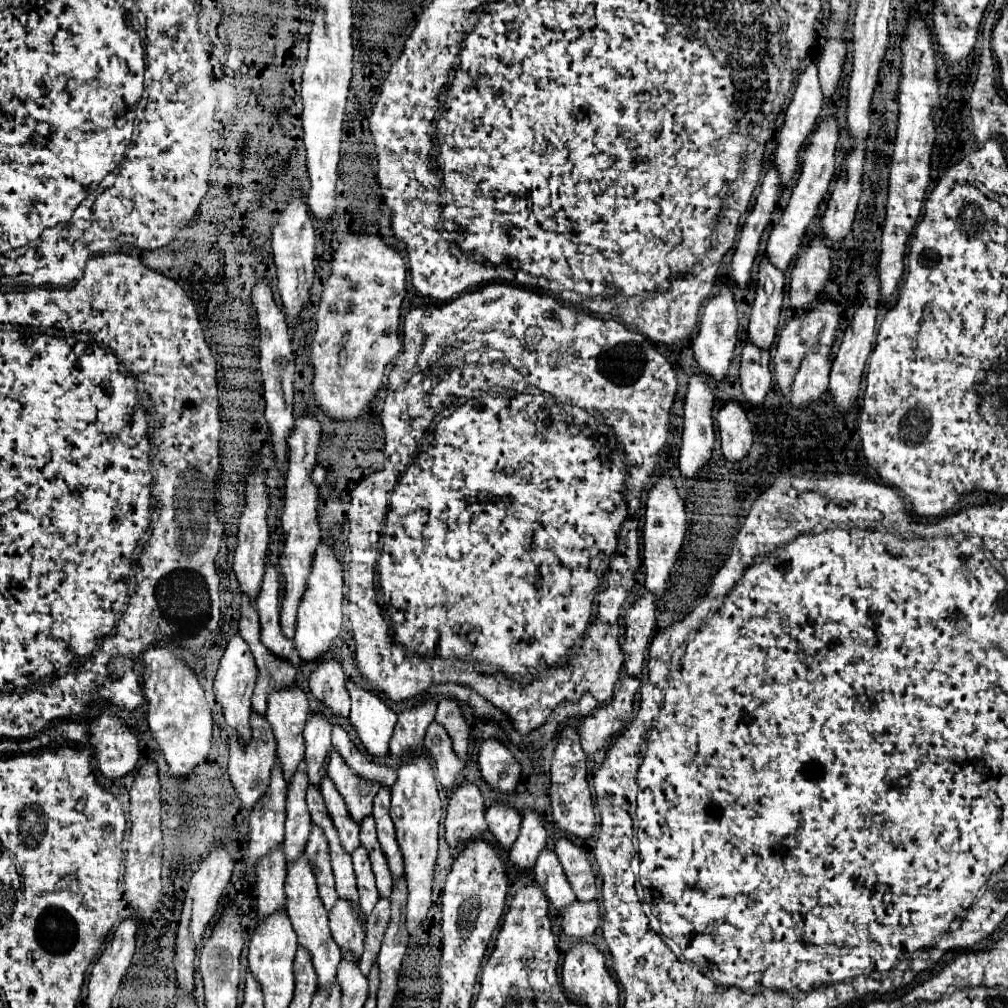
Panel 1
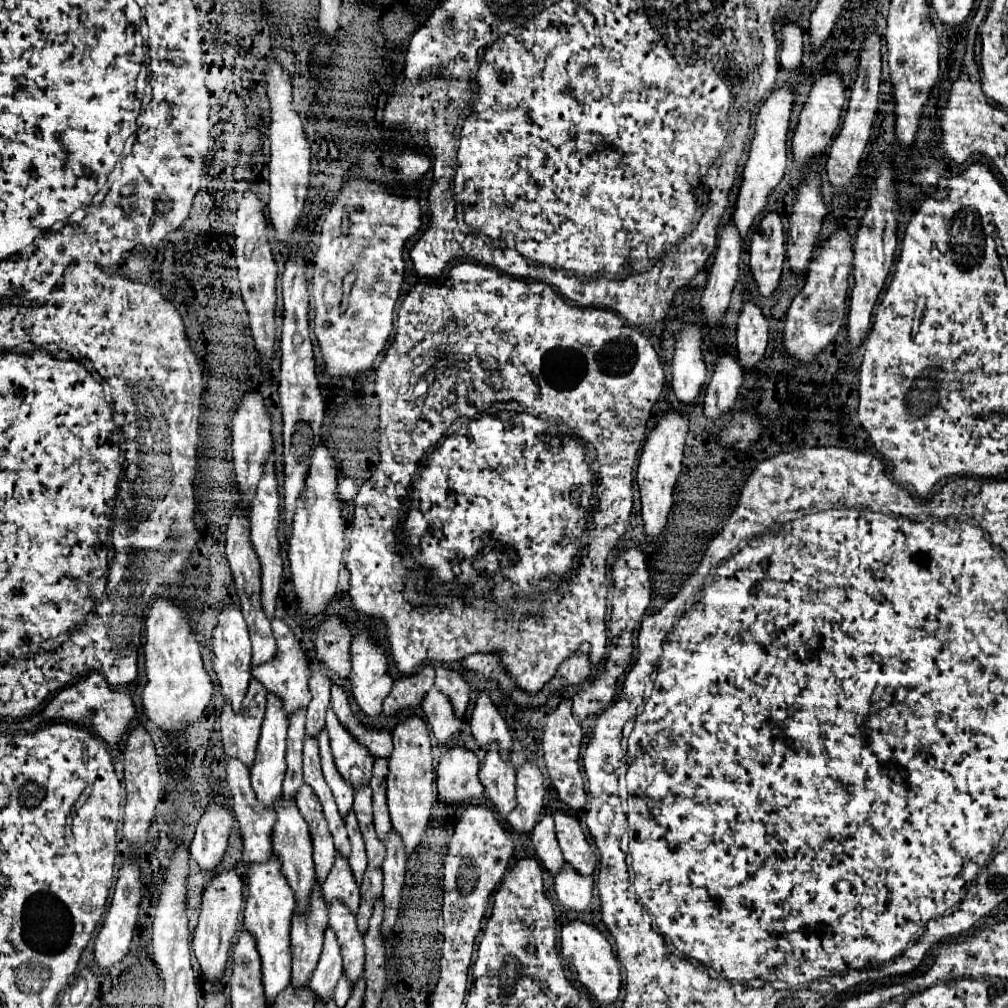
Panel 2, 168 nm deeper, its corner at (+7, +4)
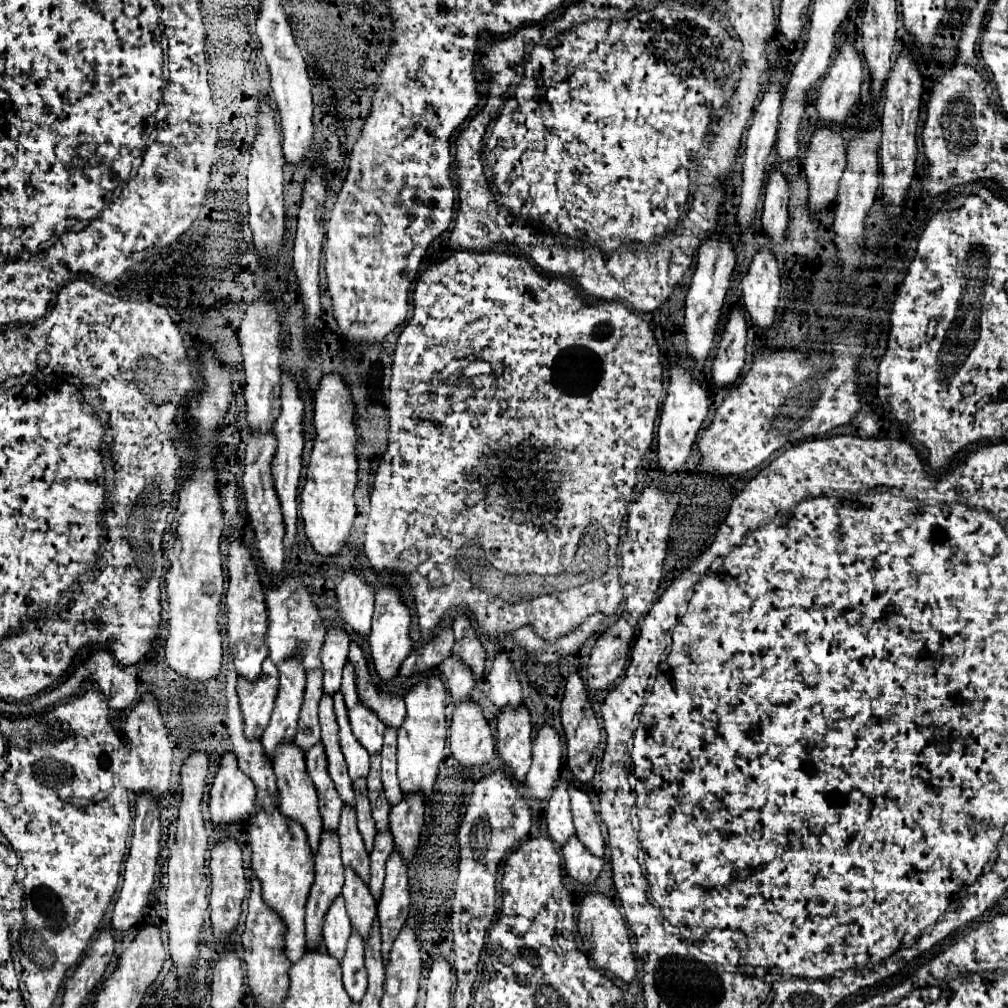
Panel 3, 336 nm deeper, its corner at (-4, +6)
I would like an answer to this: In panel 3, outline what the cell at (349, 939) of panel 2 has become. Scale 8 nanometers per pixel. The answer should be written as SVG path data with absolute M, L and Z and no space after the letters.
M345 868L345 886L343 886L345 906L355 930L361 932L363 938L369 936L373 920L375 920L375 900L367 888L367 884L355 874L353 868Z

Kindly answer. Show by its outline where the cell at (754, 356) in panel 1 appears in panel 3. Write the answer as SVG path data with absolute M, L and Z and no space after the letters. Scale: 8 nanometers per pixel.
M761 246L743 278L743 302L757 328L769 328L775 322L779 302L779 266L771 246Z

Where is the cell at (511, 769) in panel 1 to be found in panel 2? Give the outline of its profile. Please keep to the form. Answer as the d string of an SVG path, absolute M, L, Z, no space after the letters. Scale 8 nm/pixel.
M478 696L476 708L470 718L470 728L476 744L480 748L486 748L490 744L500 746L500 756L508 758L510 748L512 748L512 736L508 732L504 716L496 710L492 700L488 696Z

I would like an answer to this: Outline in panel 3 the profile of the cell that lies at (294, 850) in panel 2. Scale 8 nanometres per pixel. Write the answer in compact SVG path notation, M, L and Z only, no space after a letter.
M295 742L285 744L283 748L279 748L279 752L275 752L273 768L275 768L275 776L277 776L277 788L279 788L279 810L281 810L283 816L303 824L303 828L307 832L307 838L309 838L309 844L315 852L317 844L319 844L319 838L321 838L323 820L321 820L321 814L319 814L315 784L305 770L305 754L299 752L299 746Z

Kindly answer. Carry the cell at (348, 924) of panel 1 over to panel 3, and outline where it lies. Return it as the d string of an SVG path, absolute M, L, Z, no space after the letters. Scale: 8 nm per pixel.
M355 808L341 810L341 822L337 828L341 838L341 854L343 864L351 866L359 877L368 884L370 880L370 858L363 846L363 838L359 836Z

